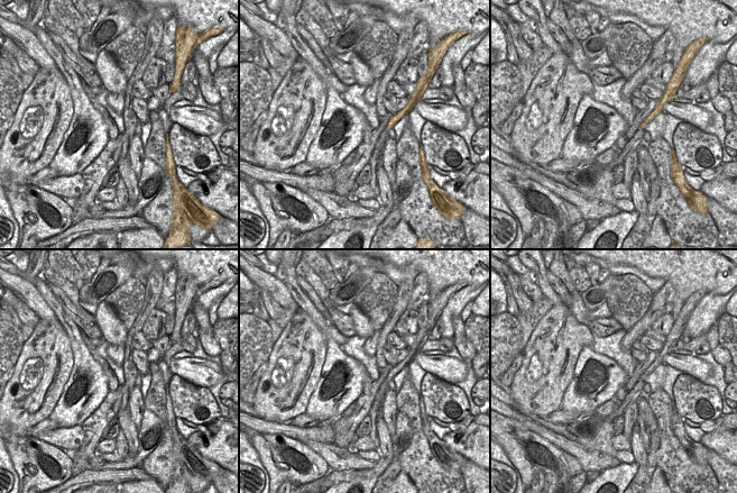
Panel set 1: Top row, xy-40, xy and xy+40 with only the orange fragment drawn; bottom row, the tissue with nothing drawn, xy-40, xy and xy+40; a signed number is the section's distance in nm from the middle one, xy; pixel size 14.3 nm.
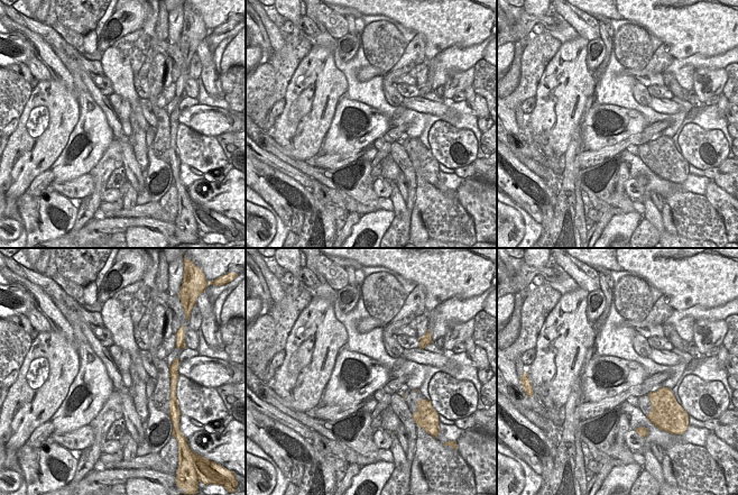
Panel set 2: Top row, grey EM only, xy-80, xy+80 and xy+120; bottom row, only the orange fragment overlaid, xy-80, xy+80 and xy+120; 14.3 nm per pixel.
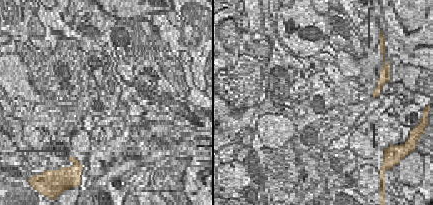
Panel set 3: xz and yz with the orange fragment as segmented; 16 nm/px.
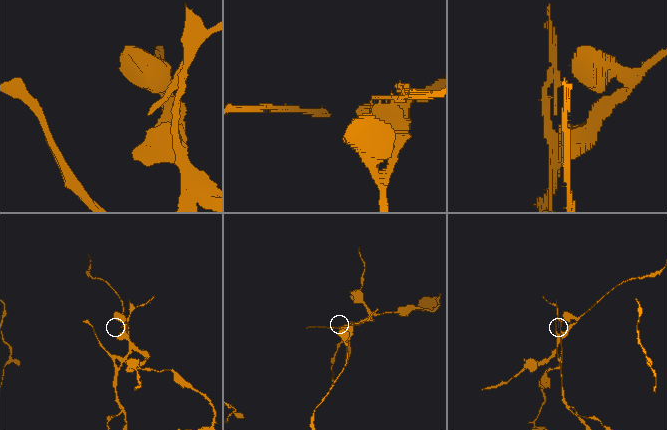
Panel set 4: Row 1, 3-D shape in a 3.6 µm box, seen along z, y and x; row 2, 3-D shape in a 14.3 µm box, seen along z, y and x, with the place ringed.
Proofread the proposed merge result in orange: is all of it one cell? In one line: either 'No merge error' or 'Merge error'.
Merge error.

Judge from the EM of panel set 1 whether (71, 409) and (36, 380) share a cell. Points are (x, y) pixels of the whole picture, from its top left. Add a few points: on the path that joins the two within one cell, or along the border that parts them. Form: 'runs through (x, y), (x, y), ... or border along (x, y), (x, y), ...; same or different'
border along (71, 374), (53, 411), (47, 417); different

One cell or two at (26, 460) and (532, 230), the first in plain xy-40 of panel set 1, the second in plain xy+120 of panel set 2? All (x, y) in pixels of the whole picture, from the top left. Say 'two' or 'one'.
two

